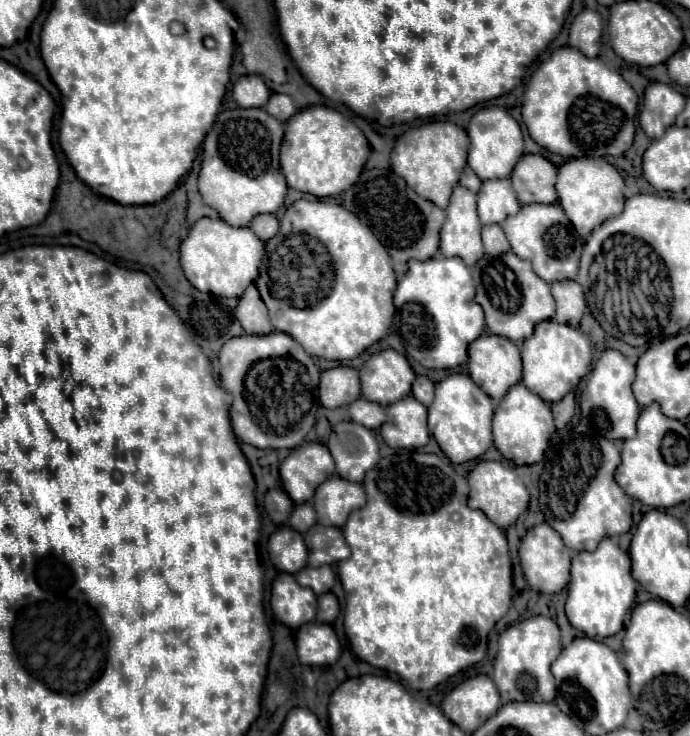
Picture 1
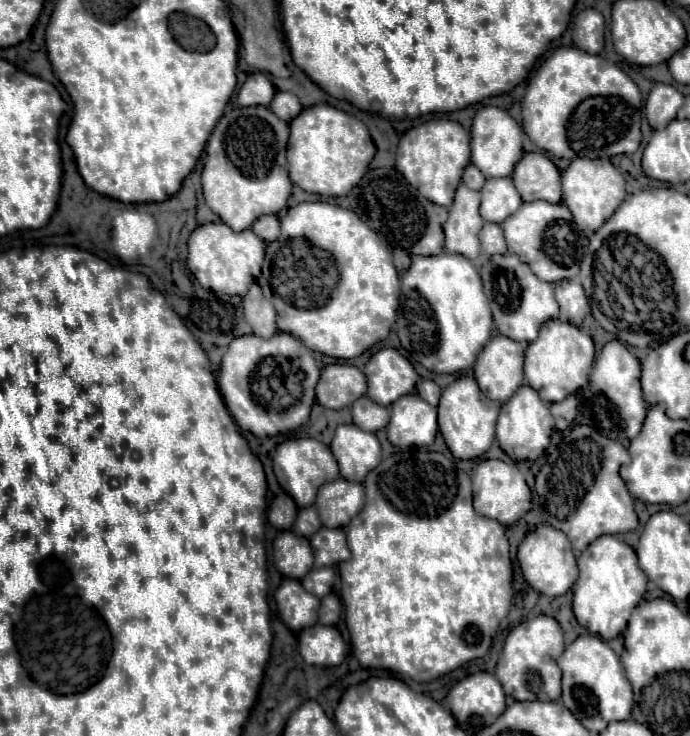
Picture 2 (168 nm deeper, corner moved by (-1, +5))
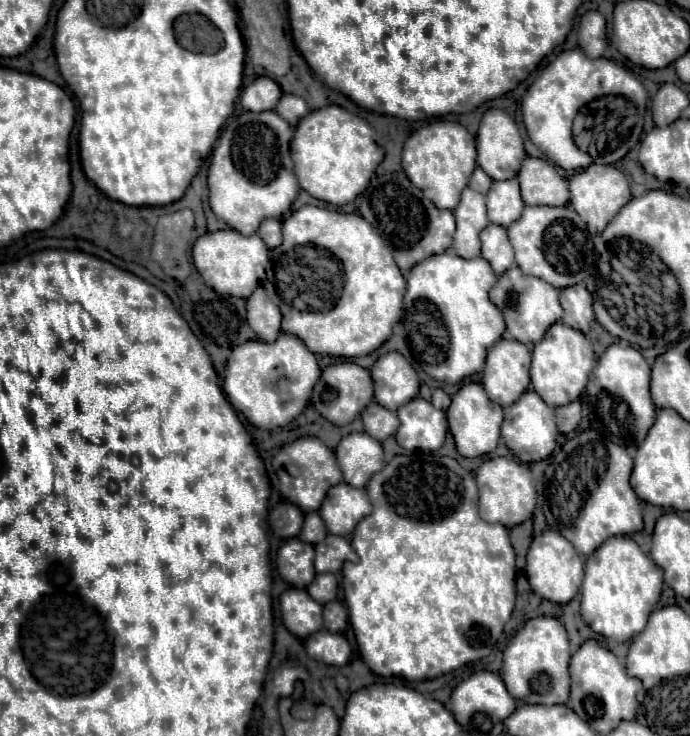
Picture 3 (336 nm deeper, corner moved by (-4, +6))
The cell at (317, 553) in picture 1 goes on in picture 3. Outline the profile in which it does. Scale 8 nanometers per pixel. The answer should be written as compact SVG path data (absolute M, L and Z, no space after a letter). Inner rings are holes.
M328 534L324 542L316 544L316 572L338 572L344 562L358 562L358 554L350 548L350 542L342 536Z

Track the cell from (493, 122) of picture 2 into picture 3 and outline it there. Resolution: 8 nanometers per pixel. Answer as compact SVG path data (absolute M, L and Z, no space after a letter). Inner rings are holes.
M490 108L482 120L480 120L480 130L476 136L477 165L492 178L492 180L504 180L504 178L514 178L520 170L522 160L526 158L522 136L518 130L518 124L498 108Z

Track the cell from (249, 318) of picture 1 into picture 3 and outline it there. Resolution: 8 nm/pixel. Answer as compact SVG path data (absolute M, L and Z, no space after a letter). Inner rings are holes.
M258 286L248 298L248 324L264 342L274 342L280 334L280 310Z

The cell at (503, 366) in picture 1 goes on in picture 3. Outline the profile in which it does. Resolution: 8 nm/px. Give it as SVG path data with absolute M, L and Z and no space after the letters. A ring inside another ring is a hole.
M500 340L488 350L482 386L500 406L510 406L530 386L530 350L516 340Z

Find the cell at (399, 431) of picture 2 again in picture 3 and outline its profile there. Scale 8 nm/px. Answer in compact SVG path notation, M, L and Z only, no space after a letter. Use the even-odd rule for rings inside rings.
M414 398L412 402L404 404L398 410L398 420L400 420L400 428L396 432L396 440L402 448L406 448L406 450L424 450L424 452L434 452L434 450L442 448L442 444L446 440L446 432L448 432L446 414L442 410L434 408L428 400Z

